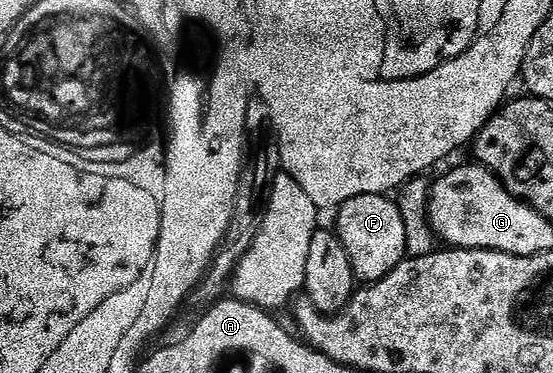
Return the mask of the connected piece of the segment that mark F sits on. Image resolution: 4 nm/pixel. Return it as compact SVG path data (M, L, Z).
M383 194L355 196L355 200L347 200L339 207L335 217L335 233L350 257L358 283L372 284L383 280L400 262L405 261L407 231L398 203L392 197Z

